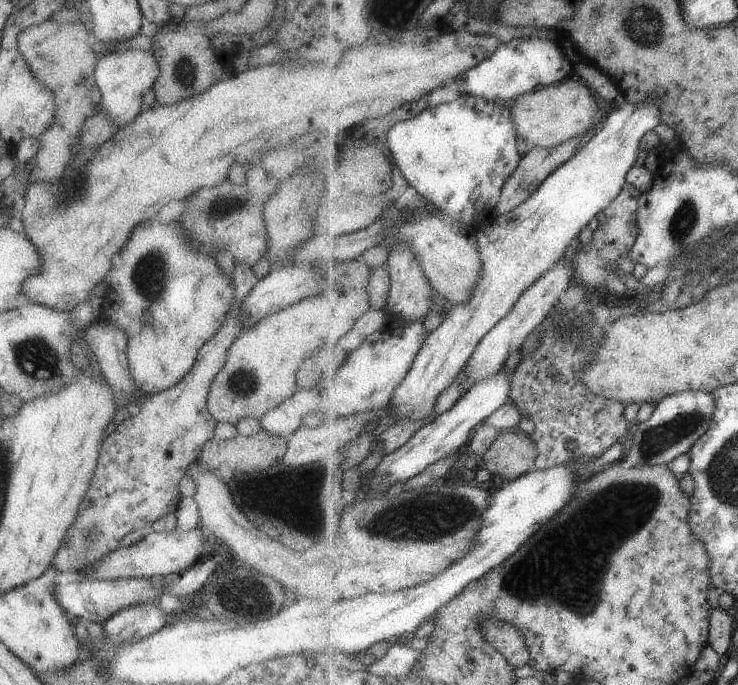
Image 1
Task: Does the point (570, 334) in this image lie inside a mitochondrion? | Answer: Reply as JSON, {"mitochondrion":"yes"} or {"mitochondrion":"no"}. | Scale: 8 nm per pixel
{"mitochondrion":"yes"}

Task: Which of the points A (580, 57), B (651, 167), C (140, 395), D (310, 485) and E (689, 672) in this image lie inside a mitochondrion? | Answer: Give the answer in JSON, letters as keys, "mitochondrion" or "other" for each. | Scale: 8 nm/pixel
{"A":"other","B":"other","C":"other","D":"mitochondrion","E":"other"}

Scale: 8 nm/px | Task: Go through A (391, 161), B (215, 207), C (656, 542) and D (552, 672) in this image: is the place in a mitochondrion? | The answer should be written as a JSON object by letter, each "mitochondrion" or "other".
{"A":"other","B":"mitochondrion","C":"mitochondrion","D":"other"}

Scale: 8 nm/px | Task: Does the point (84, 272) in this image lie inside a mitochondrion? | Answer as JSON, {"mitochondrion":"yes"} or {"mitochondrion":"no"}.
{"mitochondrion":"no"}

